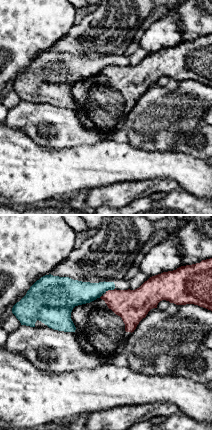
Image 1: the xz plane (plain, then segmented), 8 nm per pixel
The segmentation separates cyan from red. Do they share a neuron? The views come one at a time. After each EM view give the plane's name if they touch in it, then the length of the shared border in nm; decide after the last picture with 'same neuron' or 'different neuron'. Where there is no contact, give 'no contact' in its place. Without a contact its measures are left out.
meets cyan in xz; contact 80 nm long

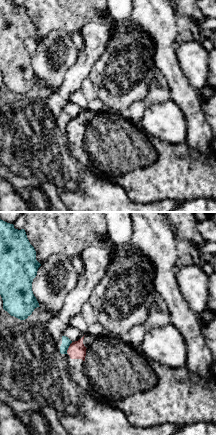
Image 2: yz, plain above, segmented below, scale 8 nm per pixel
meets cyan in yz; contact 100 nm long

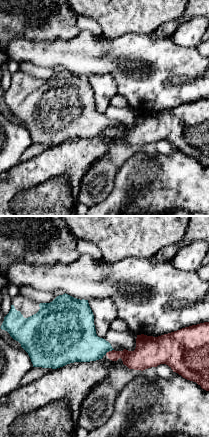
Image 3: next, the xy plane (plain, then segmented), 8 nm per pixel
meets cyan in xy; contact 80 nm long

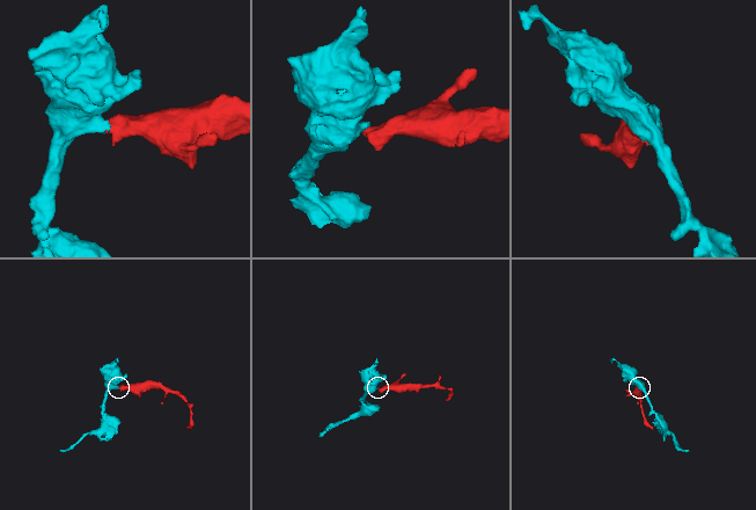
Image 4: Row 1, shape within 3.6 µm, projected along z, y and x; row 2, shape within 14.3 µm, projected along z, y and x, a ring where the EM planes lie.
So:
different neuron

